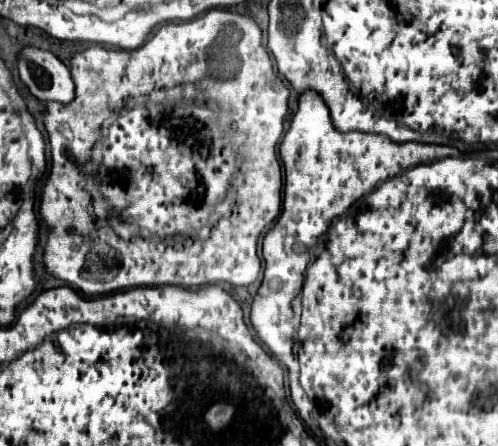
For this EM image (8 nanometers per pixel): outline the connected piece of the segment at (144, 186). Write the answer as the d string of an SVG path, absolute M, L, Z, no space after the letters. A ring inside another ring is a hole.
M213 8L213 10L209 10L209 12L207 12L207 14L205 14L205 16L199 16L199 18L195 18L195 20L189 20L189 22L179 22L179 24L173 24L173 22L171 22L171 24L163 24L163 26L159 26L159 30L157 30L157 32L155 32L155 34L153 34L153 38L151 38L151 40L147 40L147 42L145 42L145 44L143 44L143 46L139 46L139 48L137 48L137 50L121 50L121 48L103 48L103 46L91 46L91 48L85 48L85 50L81 50L81 52L75 52L75 54L73 54L73 56L71 56L71 76L73 76L73 82L75 82L75 98L73 98L73 100L71 100L71 102L69 102L69 104L61 104L61 102L45 102L45 108L43 108L43 124L45 124L45 128L47 128L47 134L49 134L49 144L51 144L51 172L49 172L49 176L47 176L47 180L45 180L45 184L43 184L43 188L41 188L41 204L39 204L39 214L41 214L41 220L43 220L43 222L45 222L45 226L47 226L47 230L49 230L49 234L47 234L47 246L45 246L45 248L43 248L43 262L45 262L45 270L47 270L47 272L49 272L49 274L51 274L51 276L55 276L55 278L59 278L59 280L65 280L65 282L67 282L67 284L69 284L69 286L73 286L73 288L77 288L77 290L81 290L81 292L83 292L83 294L87 294L87 296L97 296L97 294L107 294L107 292L117 292L117 290L127 290L127 288L137 288L137 286L161 286L161 284L171 284L171 286L183 286L183 288L199 288L199 286L209 286L209 284L217 284L217 282L227 282L227 284L235 284L235 286L237 286L237 284L239 284L239 286L249 286L249 284L253 284L253 282L255 282L255 280L257 280L257 278L259 278L259 272L261 272L261 260L259 260L259 256L257 256L257 240L259 240L259 238L260 238L260 236L261 236L261 235L262 235L262 233L263 233L263 232L264 232L264 231L265 231L265 226L269 226L269 224L273 224L273 220L275 220L275 218L277 218L277 216L279 216L279 210L281 210L281 186L283 186L283 180L281 180L281 166L279 166L279 164L280 164L280 165L281 165L281 163L280 163L280 161L279 161L279 160L277 160L277 144L278 144L278 143L279 143L279 142L280 142L280 140L281 140L281 138L282 138L282 136L283 136L283 132L284 132L284 131L283 131L283 123L284 123L284 120L285 120L285 117L286 117L286 115L287 115L287 112L288 112L288 110L289 110L289 94L291 94L291 92L289 92L289 88L287 88L287 86L285 86L285 84L283 84L283 80L281 80L281 78L279 78L279 76L277 76L277 74L275 74L275 70L273 70L273 62L271 62L271 56L269 56L269 52L267 52L267 50L265 50L265 46L263 46L263 44L261 44L261 28L259 28L259 24L257 24L257 22L255 22L255 18L251 18L251 16L249 16L249 14L241 14L241 12L235 12L235 10L229 10L229 8ZM151 90L155 90L155 91L154 91L154 92L153 92L153 94L152 94L152 95L151 95L151 96L150 96L150 97L149 97L149 98L148 98L148 99L147 99L147 100L146 100L146 101L144 101L144 102L137 102L137 104L135 104L135 106L133 106L133 108L129 108L129 112L127 112L127 114L123 114L123 116L119 116L119 118L117 118L117 120L115 120L115 122L113 122L113 126L111 126L111 128L109 128L109 136L103 136L103 138L99 138L99 134L95 134L95 128L99 128L99 126L102 126L102 124L103 124L103 122L105 122L105 120L107 120L107 118L109 118L109 116L111 116L111 114L115 114L115 112L117 112L117 110L119 110L119 108L121 108L121 106L123 106L123 104L125 104L125 100L127 100L127 98L129 98L129 96L135 96L135 98L139 98L139 96L147 96L147 94L149 94L149 92L151 92ZM235 114L239 114L239 122L247 122L247 118L259 118L259 122L263 122L263 138L267 138L267 142L271 142L271 154L259 154L259 162L255 162L255 170L251 170L251 178L247 178L247 174L245 174L245 166L247 166L247 168L249 168L249 140L247 140L247 130L245 130L245 132L243 132L243 128L239 128L239 126L235 126L235 120L233 120L233 118L235 118ZM97 138L99 138L99 142L101 142L101 164L103 164L103 166L105 166L105 170L123 170L123 174L125 174L125 176L123 176L123 178L125 178L125 180L121 180L121 182L119 182L119 180L107 180L107 178L105 178L105 176L103 176L103 174L97 174L97 176L95 176L95 180L93 180L93 188L95 188L95 190L99 190L99 192L101 192L101 196L103 196L103 200L105 200L105 202L109 202L109 204L111 204L111 208L113 208L113 210L115 210L115 212L117 212L117 214L119 214L119 218L121 218L121 220L123 220L123 222L127 222L127 224L133 224L133 226L137 226L137 228L139 228L139 230L143 230L143 232L145 232L145 234L151 234L151 236L157 236L157 238L165 238L165 236L175 236L175 234L181 234L181 240L177 240L177 242L167 242L167 238L165 238L165 242L151 242L151 238L149 238L149 236L145 236L145 238L133 238L133 240L121 240L121 238L119 238L119 236L117 236L117 234L115 234L115 232L113 232L113 230L111 230L111 228L103 228L103 230L97 230L97 228L95 228L95 214L93 214L93 206L92 206L92 201L93 201L93 198L92 198L92 193L91 193L91 191L90 191L90 190L89 190L89 192L85 192L85 190L83 190L83 184L85 184L85 178L83 178L83 176L81 176L81 172L79 172L79 166L81 166L81 164L83 164L83 162L88 162L88 161L92 161L92 159L91 159L91 154L92 154L92 150L93 150L93 147L94 147L94 145L95 145L95 144L96 144L96 142L97 142Z

